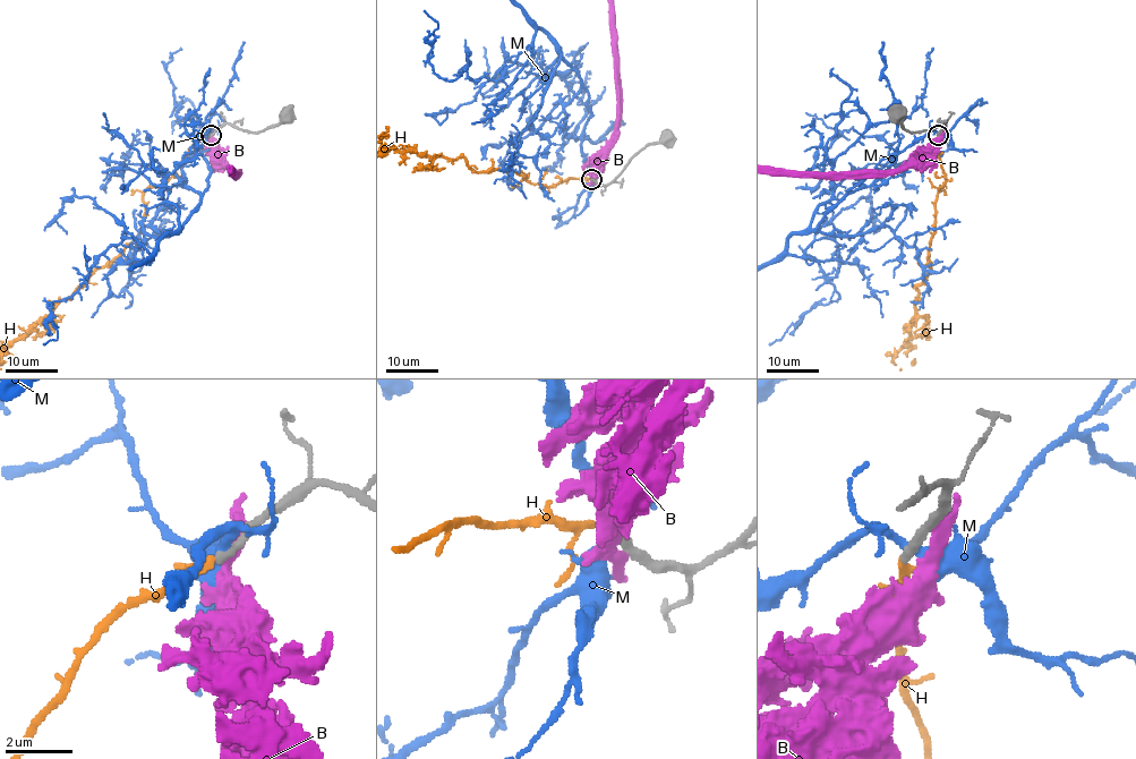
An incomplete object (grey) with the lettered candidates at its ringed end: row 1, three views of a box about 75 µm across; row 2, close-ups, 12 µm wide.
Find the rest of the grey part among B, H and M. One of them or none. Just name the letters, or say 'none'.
H

